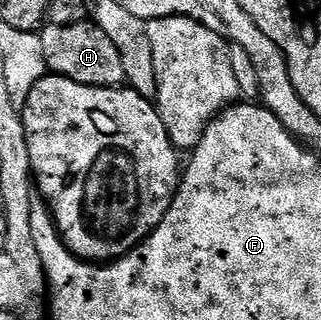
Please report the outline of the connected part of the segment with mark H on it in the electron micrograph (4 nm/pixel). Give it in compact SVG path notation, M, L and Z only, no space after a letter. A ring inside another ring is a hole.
M85 21L64 27L48 25L40 34L43 58L53 74L86 86L119 88L125 82L118 50L106 33L93 22Z

